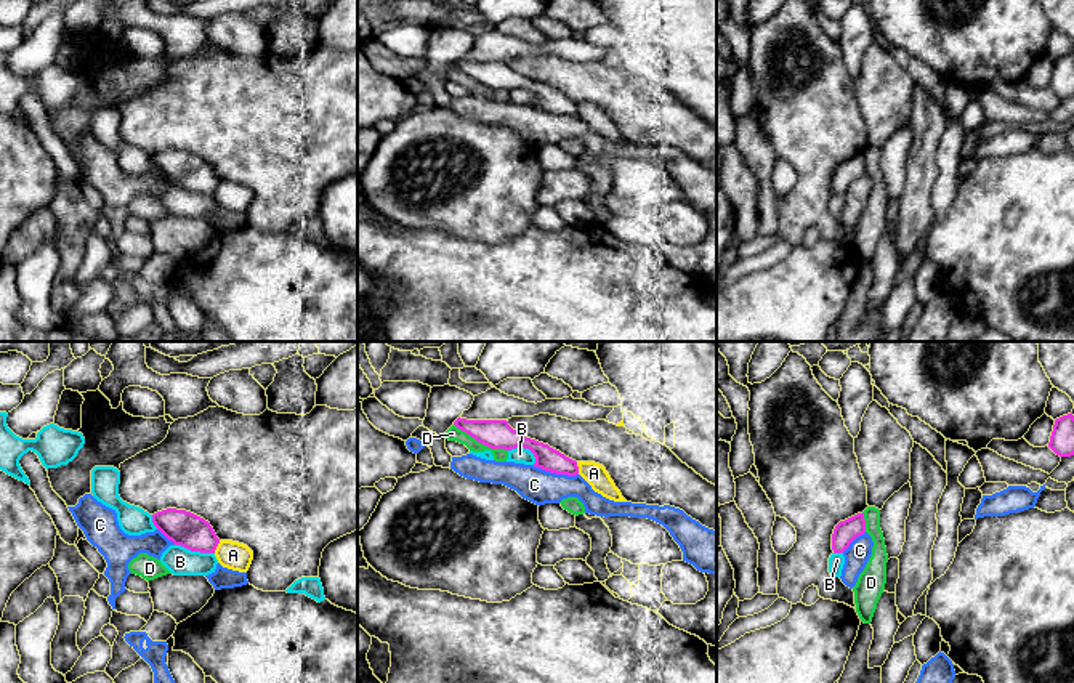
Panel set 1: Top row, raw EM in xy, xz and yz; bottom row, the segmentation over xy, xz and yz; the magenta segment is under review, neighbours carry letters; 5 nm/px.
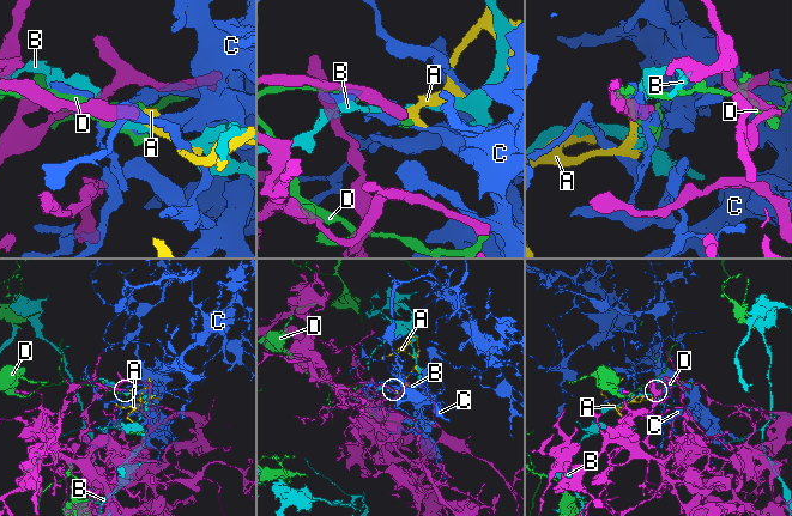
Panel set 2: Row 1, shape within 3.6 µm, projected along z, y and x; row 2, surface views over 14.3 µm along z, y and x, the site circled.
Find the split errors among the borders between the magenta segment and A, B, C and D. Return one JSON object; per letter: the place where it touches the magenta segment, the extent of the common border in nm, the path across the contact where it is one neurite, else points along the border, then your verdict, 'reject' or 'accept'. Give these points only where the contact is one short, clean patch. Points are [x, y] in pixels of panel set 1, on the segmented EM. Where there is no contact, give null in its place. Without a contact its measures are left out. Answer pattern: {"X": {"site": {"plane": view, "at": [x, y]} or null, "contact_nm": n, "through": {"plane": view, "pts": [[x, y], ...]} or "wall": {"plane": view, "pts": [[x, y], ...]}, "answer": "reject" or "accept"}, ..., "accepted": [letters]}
{"A": {"site": {"plane": "xy", "at": [217, 545]}, "contact_nm": 70, "wall": {"plane": "xy", "pts": [[220, 541], [213, 552]]}, "answer": "reject"}, "B": {"site": {"plane": "xy", "at": [194, 550]}, "contact_nm": 200, "answer": "reject"}, "C": {"site": {"plane": "xz", "at": [555, 472]}, "contact_nm": 240, "answer": "reject"}, "D": {"site": {"plane": "xz", "at": [481, 443]}, "contact_nm": 300, "answer": "reject"}, "accepted": []}

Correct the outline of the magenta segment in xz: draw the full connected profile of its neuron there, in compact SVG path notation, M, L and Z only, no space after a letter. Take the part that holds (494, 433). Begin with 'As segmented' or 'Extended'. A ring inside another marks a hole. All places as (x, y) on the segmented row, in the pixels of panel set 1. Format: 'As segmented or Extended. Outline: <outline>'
As segmented. Outline: M458 417L454 425L491 449L529 449L535 457L534 467L545 471L567 476L579 475L575 460L566 457L548 444L526 438L513 430L507 420L466 420Z

